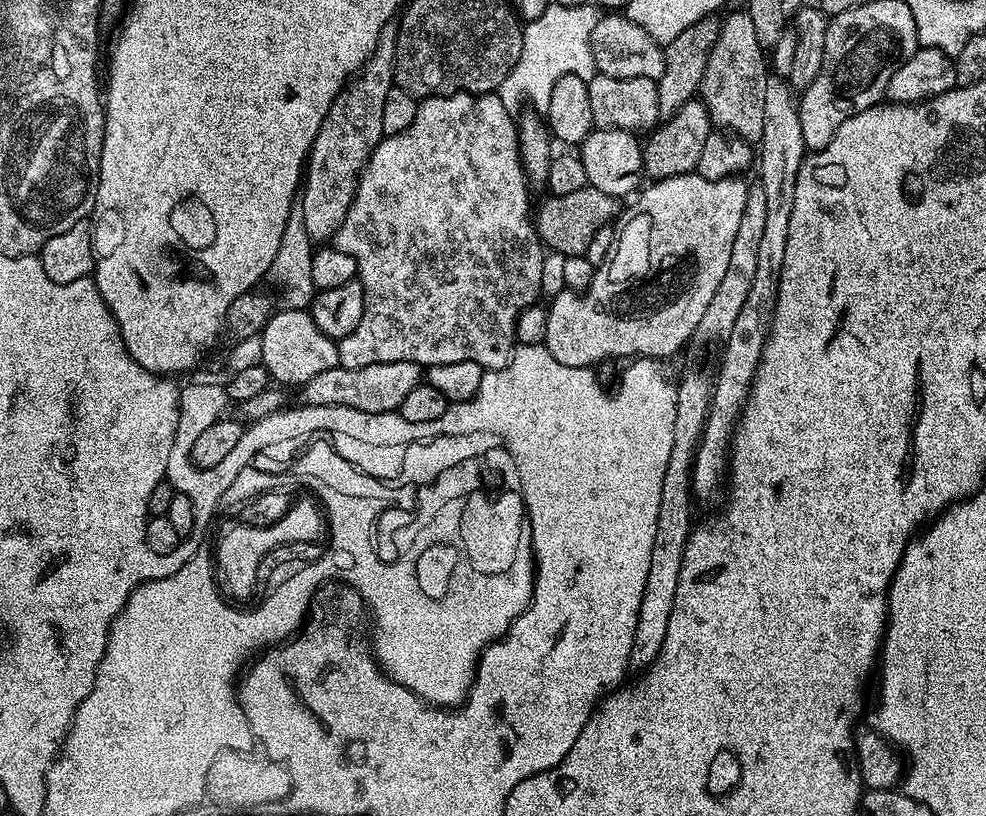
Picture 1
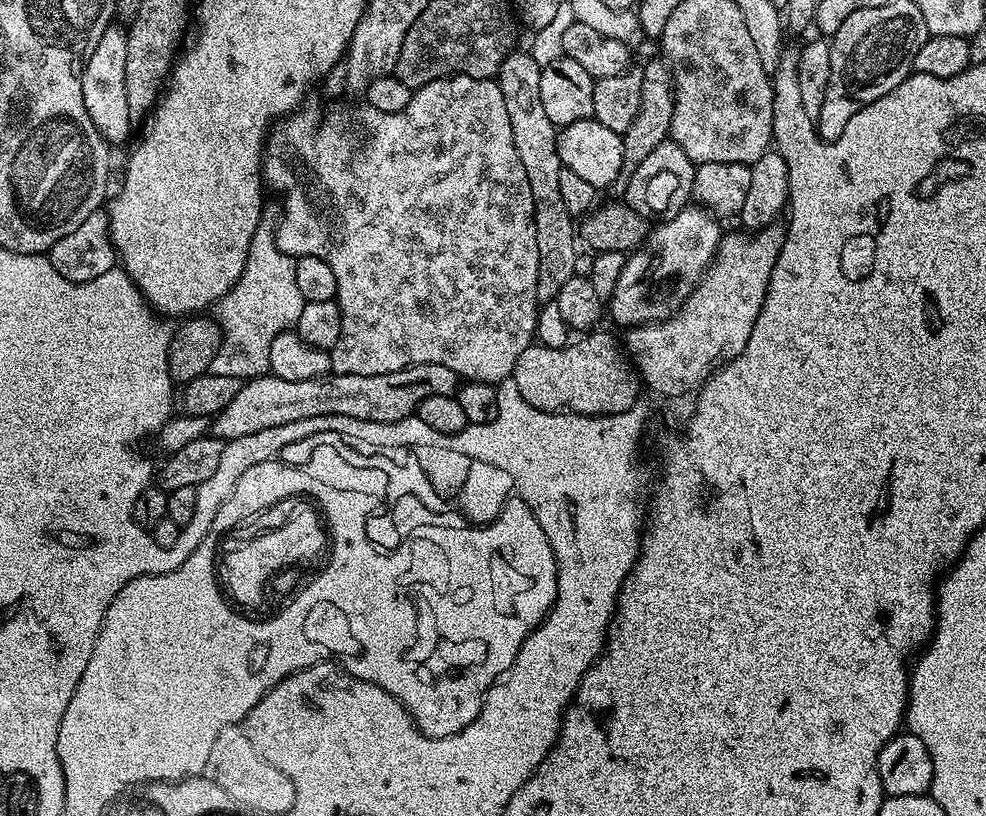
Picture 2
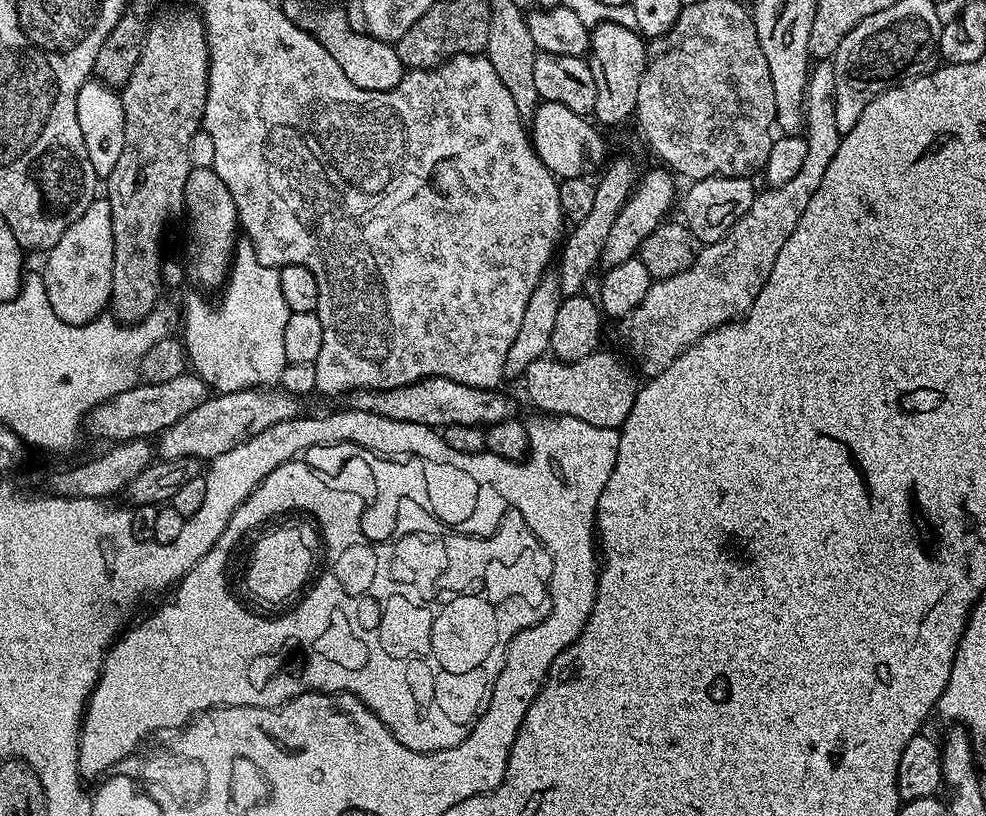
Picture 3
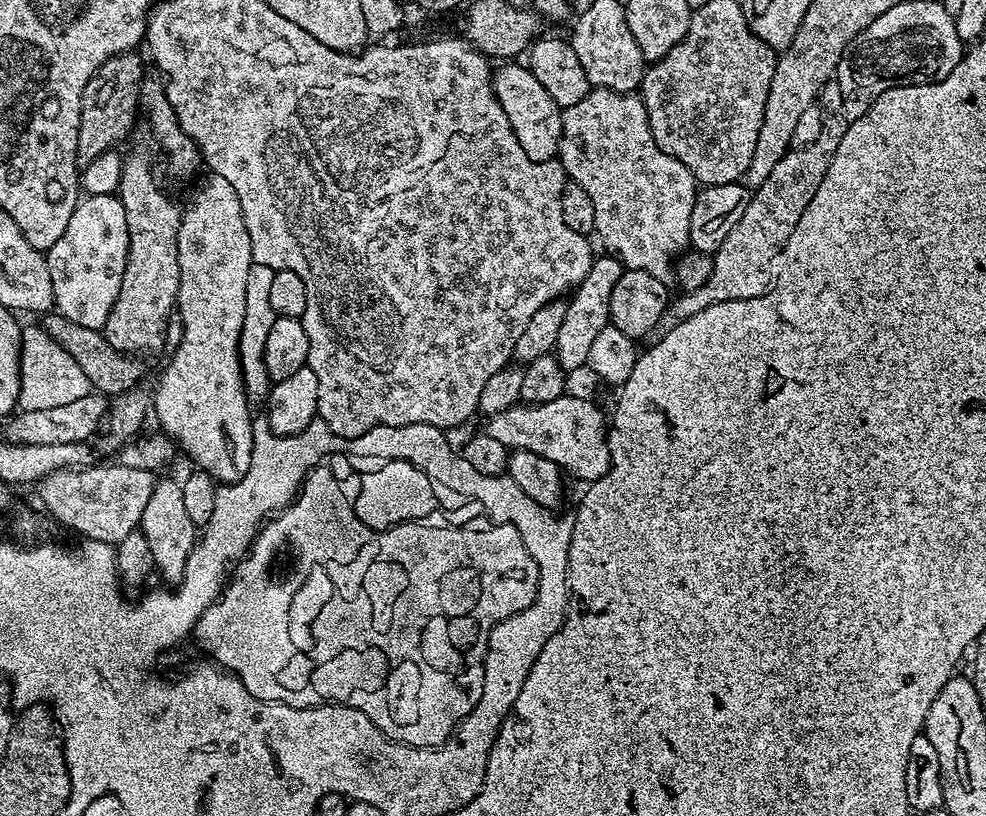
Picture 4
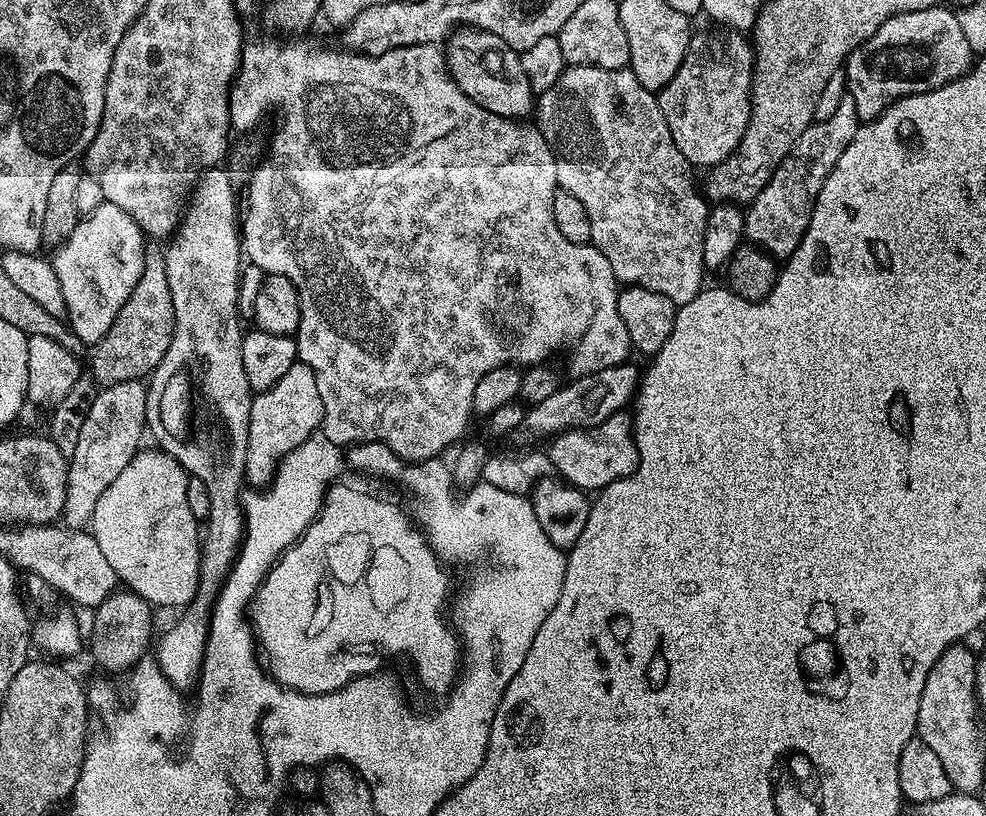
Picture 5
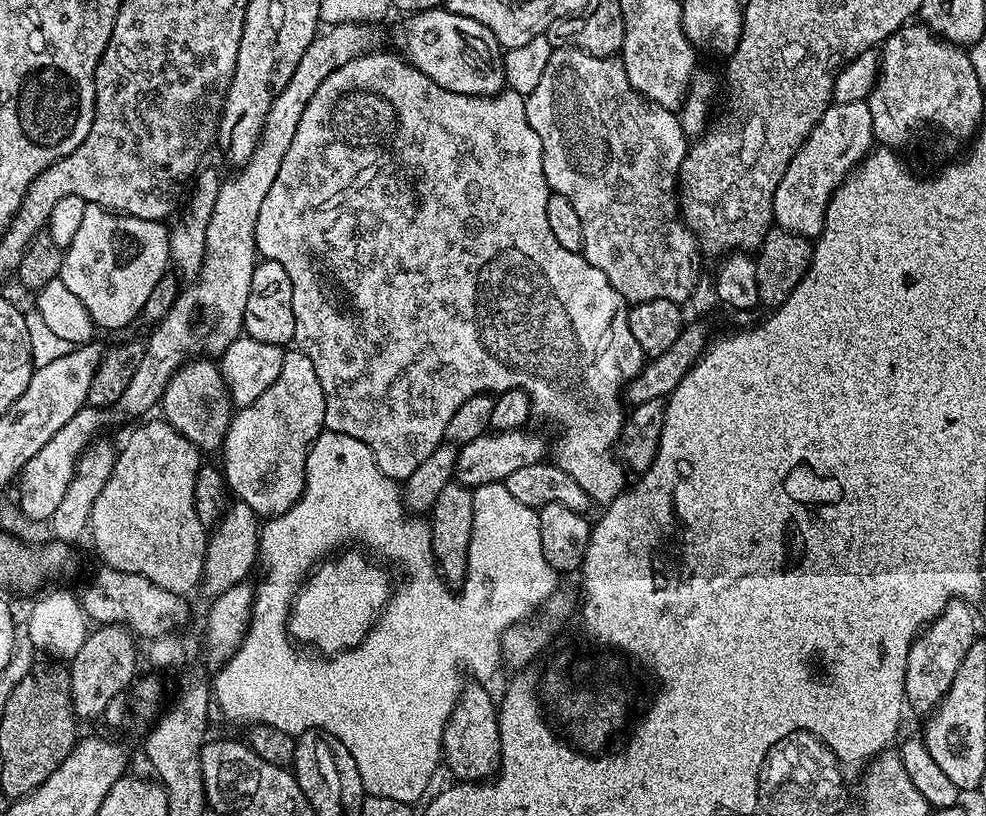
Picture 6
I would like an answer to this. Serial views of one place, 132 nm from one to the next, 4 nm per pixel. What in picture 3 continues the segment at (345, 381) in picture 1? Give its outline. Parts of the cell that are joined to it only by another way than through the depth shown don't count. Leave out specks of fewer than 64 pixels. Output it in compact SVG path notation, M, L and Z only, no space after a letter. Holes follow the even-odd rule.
M428 376L410 386L398 386L385 392L358 390L347 397L347 407L378 414L382 418L394 418L398 422L418 422L437 430L446 429L451 424L478 428L510 420L517 415L515 402L500 391L496 388L462 386L462 382L450 382L450 378ZM279 386L266 388L247 388L237 392L222 392L209 395L202 406L197 406L186 414L186 418L178 418L174 426L170 426L158 437L159 459L198 458L201 462L210 462L218 458L218 454L226 454L226 450L234 450L234 446L242 446L254 434L262 434L270 426L278 422L286 422L301 415L301 397L293 392L285 392Z

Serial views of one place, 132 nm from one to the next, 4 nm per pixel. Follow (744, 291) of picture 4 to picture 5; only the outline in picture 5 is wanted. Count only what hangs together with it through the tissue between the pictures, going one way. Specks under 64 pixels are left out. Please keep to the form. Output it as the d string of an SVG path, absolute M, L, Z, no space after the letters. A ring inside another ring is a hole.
M845 94L838 102L838 110L830 118L816 120L794 142L790 154L774 170L770 182L747 205L744 212L744 234L749 245L763 248L773 258L786 258L802 242L808 229L812 207L818 190L826 182L830 170L842 158L842 150L850 146L861 121L854 110L854 98Z

